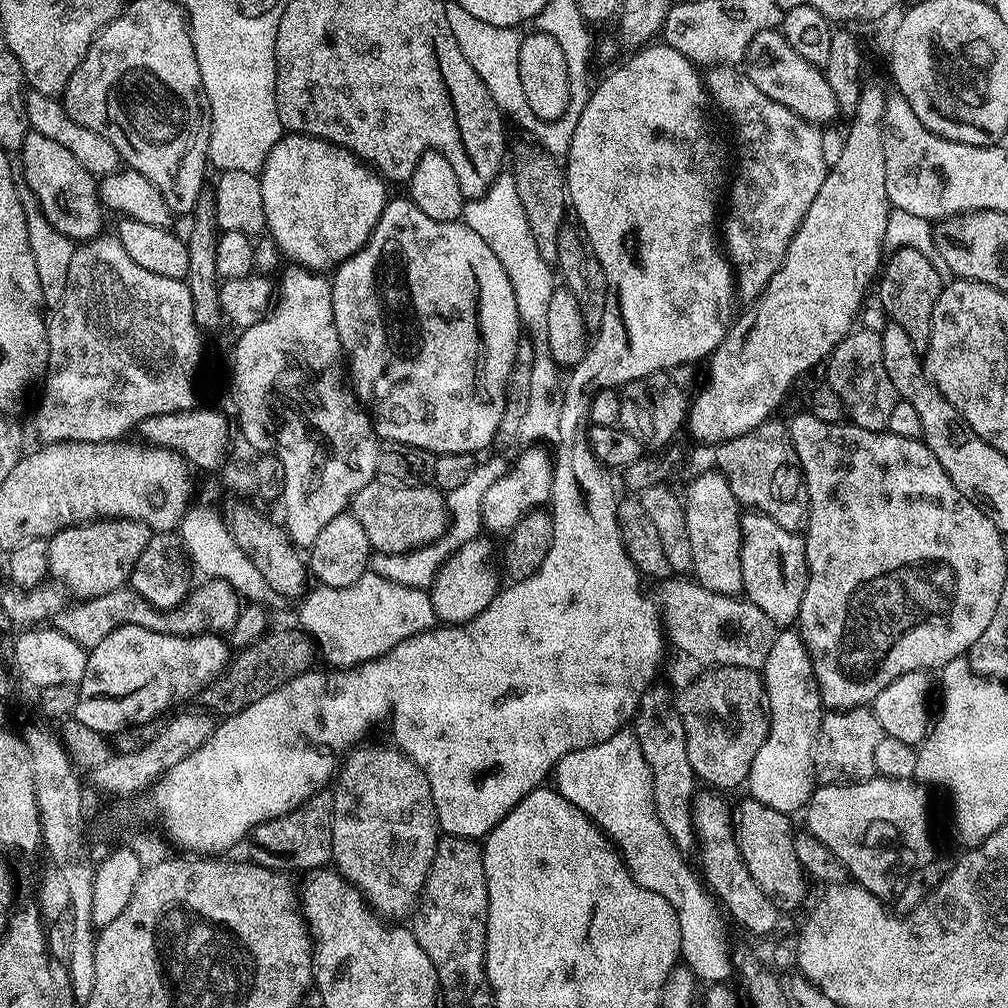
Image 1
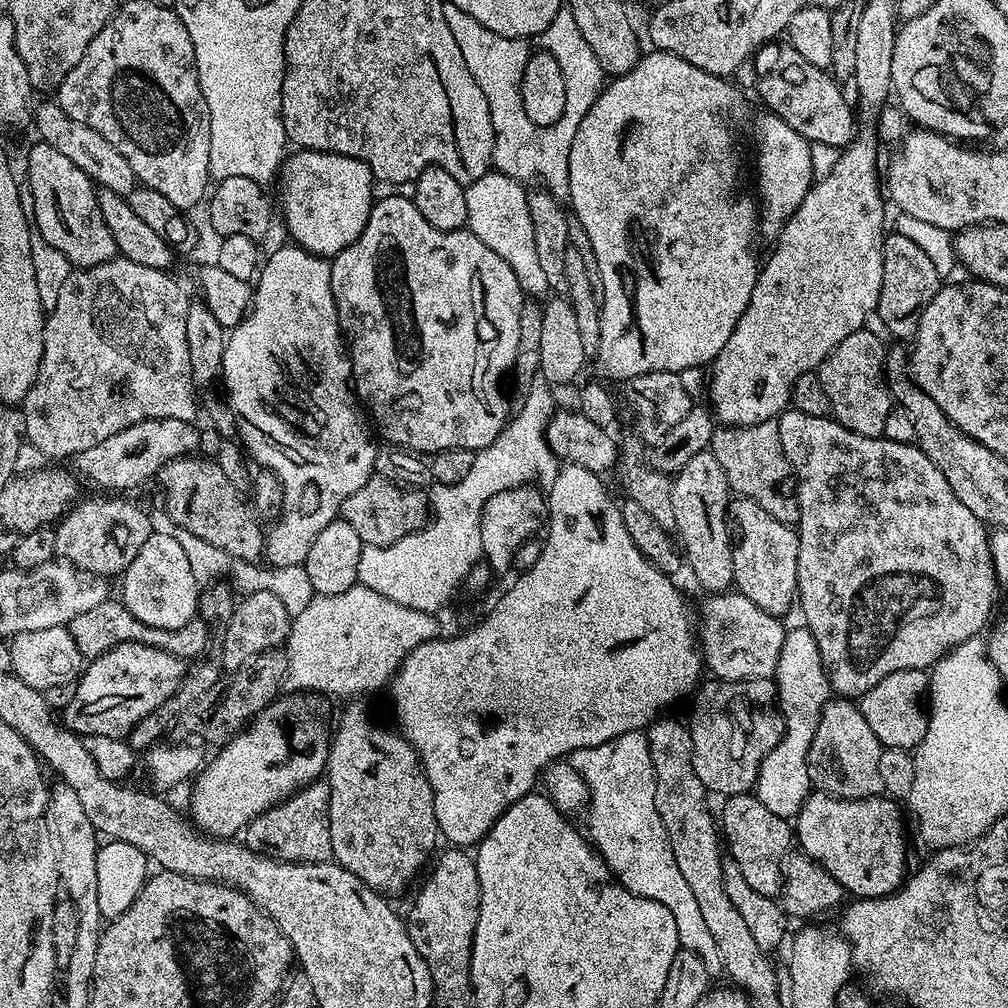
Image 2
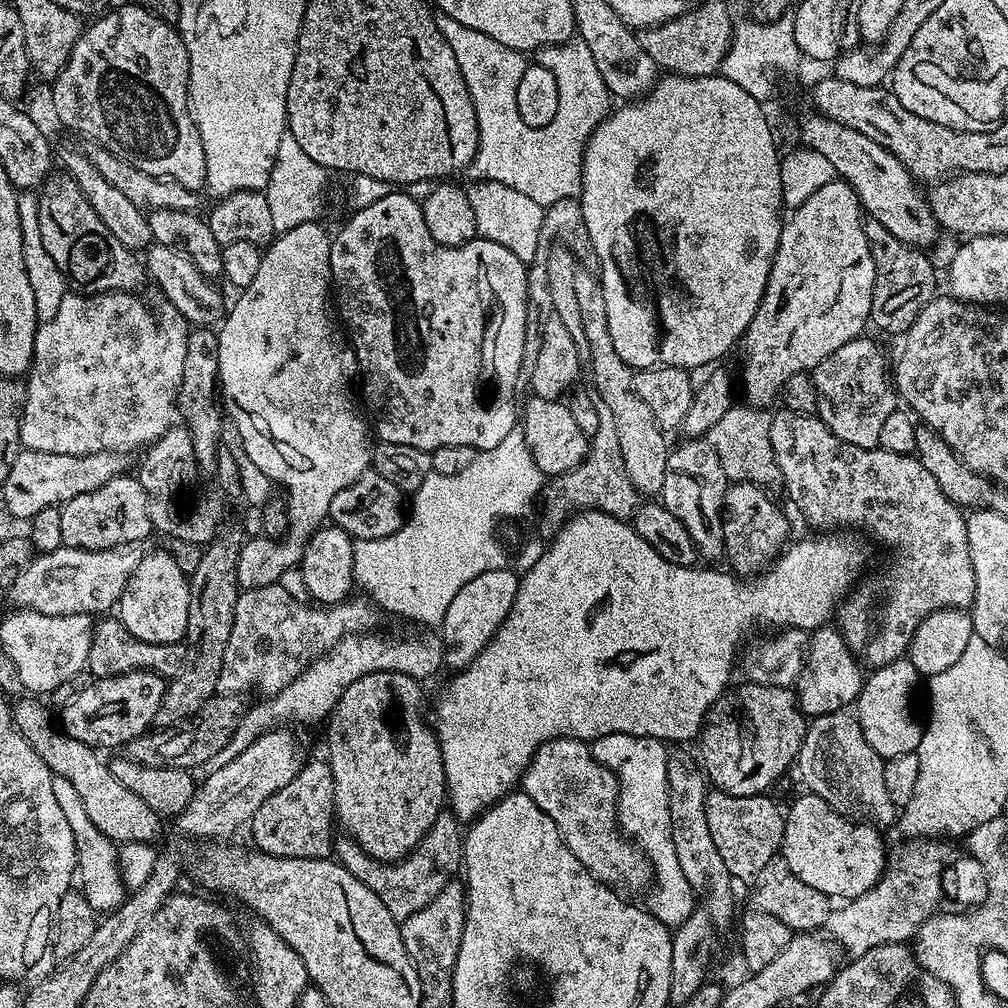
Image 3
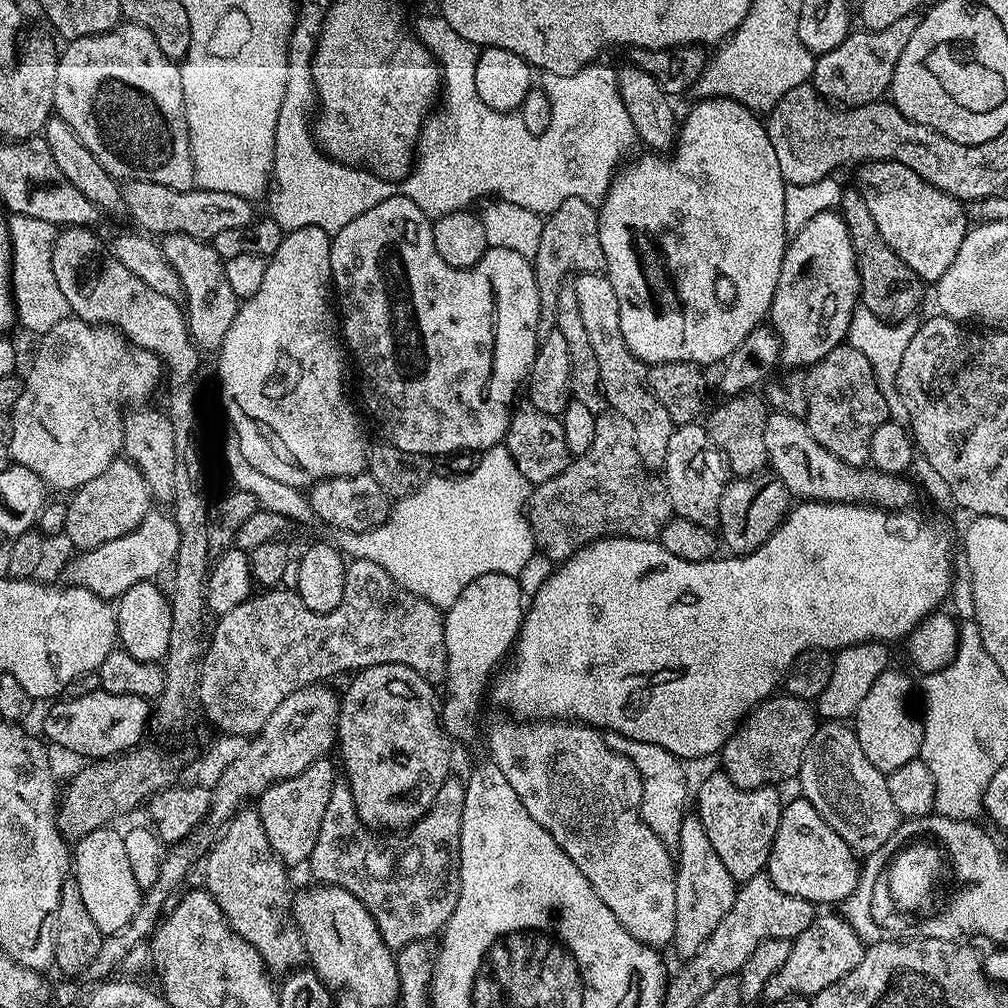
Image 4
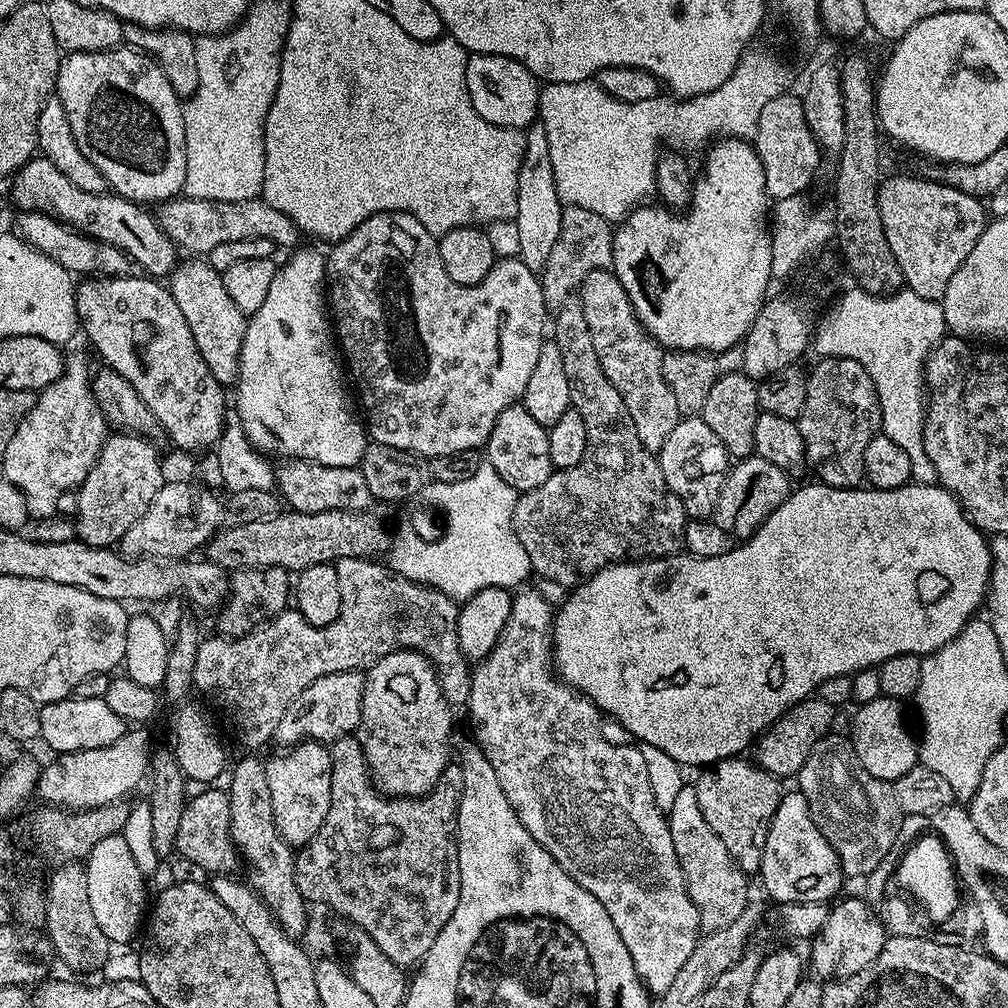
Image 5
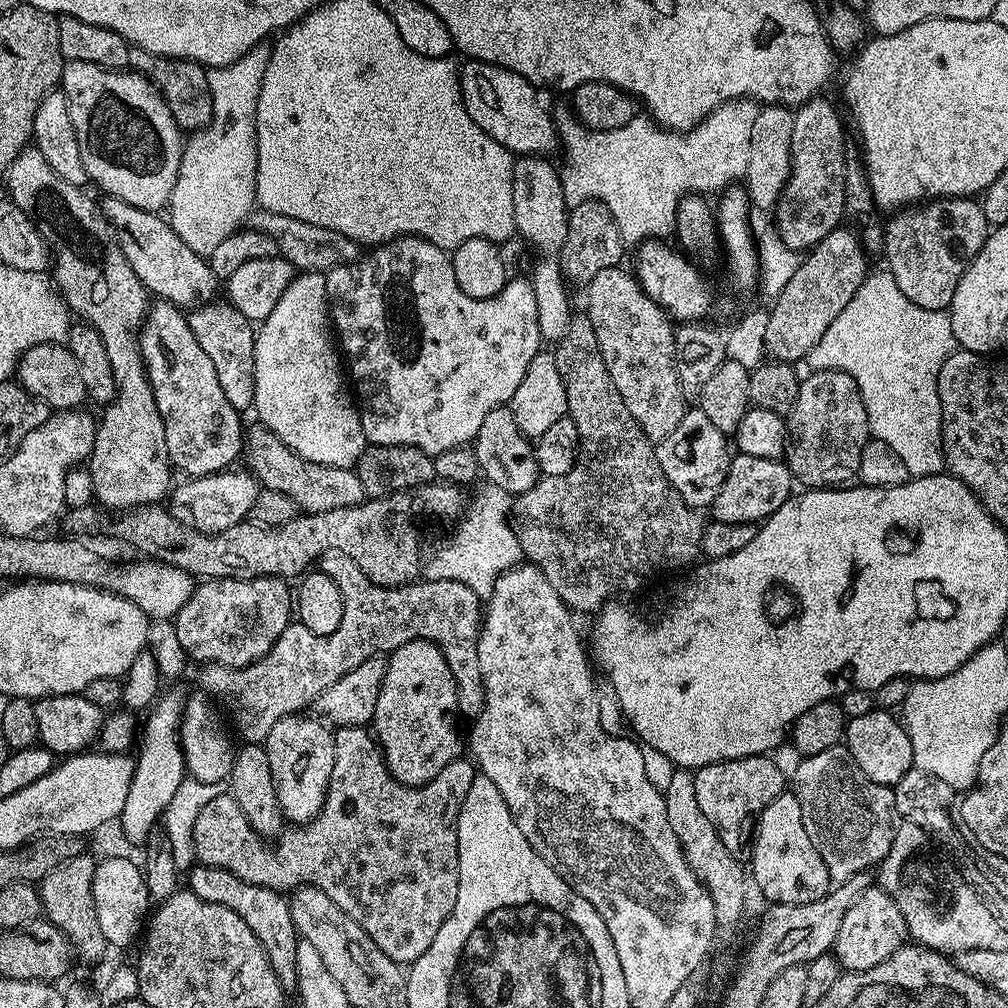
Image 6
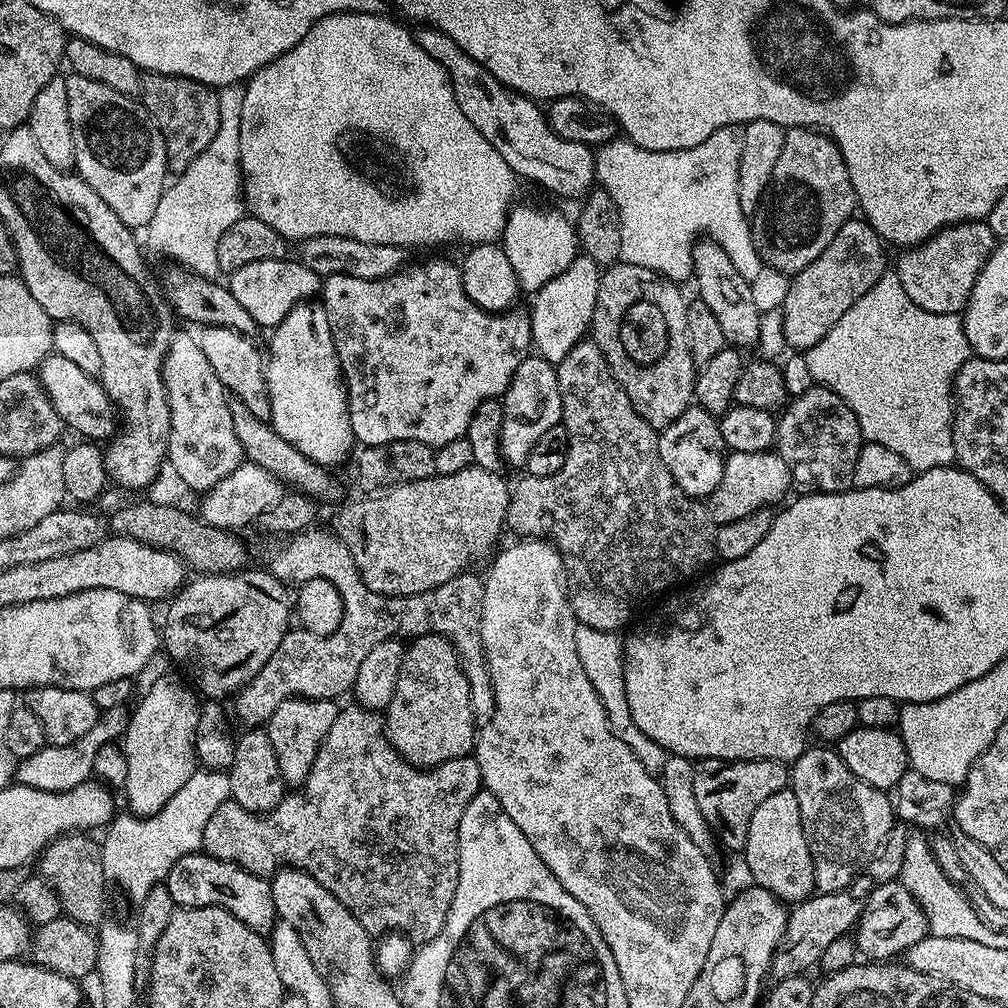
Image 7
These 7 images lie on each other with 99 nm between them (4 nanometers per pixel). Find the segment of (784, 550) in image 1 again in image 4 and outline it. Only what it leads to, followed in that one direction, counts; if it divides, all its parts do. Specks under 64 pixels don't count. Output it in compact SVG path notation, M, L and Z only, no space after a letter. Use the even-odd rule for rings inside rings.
M757 474L733 479L725 488L720 503L718 536L729 553L744 556L758 550L774 534L790 511L790 497L786 486L775 474Z

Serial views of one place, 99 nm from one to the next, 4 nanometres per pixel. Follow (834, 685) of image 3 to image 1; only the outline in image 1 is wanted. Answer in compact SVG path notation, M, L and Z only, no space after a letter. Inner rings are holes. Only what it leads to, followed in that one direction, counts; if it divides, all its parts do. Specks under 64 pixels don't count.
M780 630L773 635L772 645L766 654L762 669L762 681L766 701L766 731L762 746L758 746L758 754L754 754L754 762L748 771L746 788L752 791L749 792L751 799L770 806L770 810L795 814L799 808L801 811L807 805L814 791L812 751L822 715L820 691L812 673L812 663L808 657L808 651L799 631Z

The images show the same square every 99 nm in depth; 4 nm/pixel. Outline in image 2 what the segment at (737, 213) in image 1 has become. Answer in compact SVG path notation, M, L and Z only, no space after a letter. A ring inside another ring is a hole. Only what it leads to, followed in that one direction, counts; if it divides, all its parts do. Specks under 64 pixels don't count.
M767 110L756 120L756 192L758 197L758 228L769 238L802 206L802 198L811 190L814 175L811 166L811 143L781 116Z

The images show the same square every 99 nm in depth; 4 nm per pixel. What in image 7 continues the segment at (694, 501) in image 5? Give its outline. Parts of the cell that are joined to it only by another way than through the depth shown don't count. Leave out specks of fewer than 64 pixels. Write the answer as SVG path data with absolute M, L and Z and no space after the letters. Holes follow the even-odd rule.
M690 406L675 422L663 428L659 437L662 462L670 470L680 489L687 496L711 496L718 482L722 482L722 470L726 459L726 449L717 417L711 416L705 408Z

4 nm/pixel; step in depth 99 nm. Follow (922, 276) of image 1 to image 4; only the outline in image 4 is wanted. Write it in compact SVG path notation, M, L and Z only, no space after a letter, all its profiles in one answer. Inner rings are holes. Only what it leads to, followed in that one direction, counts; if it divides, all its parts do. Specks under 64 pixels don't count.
M848 186L843 189L838 211L840 217L846 222L850 242L856 251L856 269L860 275L859 303L866 310L870 310L870 314L883 320L895 322L909 319L913 315L912 311L924 300L925 281L920 280L918 274L914 274L914 270L910 270L910 266L906 266L906 262L902 262L902 258L898 258L898 254L894 254L894 250L890 250L890 246L886 246L882 234L878 234L878 226L874 226L874 218L870 218L870 210L866 210L866 202L860 197L859 187L849 188Z

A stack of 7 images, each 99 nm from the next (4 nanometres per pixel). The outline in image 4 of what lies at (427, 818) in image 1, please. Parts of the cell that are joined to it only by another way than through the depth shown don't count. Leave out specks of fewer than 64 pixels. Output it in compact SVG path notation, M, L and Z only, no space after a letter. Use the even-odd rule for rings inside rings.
M379 664L378 666L362 668L349 680L352 681L349 682L348 689L342 692L340 696L340 713L336 719L336 738L338 752L340 748L340 754L344 758L345 773L343 772L343 775L346 777L348 788L352 792L354 806L358 810L362 822L373 830L403 830L409 828L411 824L422 819L430 811L432 804L436 800L438 790L442 790L444 781L449 779L450 776L448 767L452 764L452 747L454 747L454 744L448 733L440 725L437 689L430 682L426 682L426 678L422 678L417 672L410 670L410 666L402 666L401 664Z

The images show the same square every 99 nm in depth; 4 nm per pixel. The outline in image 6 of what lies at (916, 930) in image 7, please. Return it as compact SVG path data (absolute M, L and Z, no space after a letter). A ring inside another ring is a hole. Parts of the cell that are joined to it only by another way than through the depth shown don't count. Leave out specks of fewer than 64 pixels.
M873 886L846 910L846 918L842 918L842 926L838 926L834 955L844 972L865 972L878 966L878 962L886 962L886 958L890 958L894 950L903 948L908 939L906 918L902 918L895 898L883 888Z

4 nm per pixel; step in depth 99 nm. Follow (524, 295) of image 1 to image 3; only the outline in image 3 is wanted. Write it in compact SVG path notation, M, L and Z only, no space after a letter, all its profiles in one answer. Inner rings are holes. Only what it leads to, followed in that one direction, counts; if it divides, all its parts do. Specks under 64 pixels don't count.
M476 180L466 188L470 198L470 206L474 209L474 222L477 233L490 242L498 242L498 246L506 246L526 266L532 263L538 251L539 231L544 225L545 205L534 202L534 198L526 198L526 194L502 186L502 182L493 180Z

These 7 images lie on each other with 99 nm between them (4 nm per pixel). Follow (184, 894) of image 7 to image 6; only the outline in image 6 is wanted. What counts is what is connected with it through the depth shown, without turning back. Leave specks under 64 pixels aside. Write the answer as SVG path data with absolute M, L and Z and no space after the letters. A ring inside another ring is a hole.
M196 866L187 873L187 876L187 891L206 902L214 902L234 910L234 914L238 914L238 918L242 918L242 922L246 922L246 926L250 926L250 930L254 930L262 950L268 956L274 974L280 979L281 988L295 989L298 933L292 917L291 903L281 893L270 890L266 886L254 886L250 882L242 882L242 878L221 868Z

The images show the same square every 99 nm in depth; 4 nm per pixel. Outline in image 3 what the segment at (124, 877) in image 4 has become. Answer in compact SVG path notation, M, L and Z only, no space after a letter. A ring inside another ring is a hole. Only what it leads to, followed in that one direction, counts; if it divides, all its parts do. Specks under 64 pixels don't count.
M52 775L53 795L57 799L58 806L61 807L62 814L66 817L66 822L70 825L71 833L74 834L76 862L78 880L82 882L81 889L87 901L93 909L99 913L107 913L115 910L123 903L126 895L124 883L121 880L119 853L117 845L87 817L86 808L82 803L82 798L62 775Z

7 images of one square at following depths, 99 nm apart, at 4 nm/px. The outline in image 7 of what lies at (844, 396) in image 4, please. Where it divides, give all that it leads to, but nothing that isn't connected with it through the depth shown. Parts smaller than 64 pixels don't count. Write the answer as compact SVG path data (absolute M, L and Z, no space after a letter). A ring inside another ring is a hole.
M813 386L801 396L793 396L786 407L779 413L776 426L776 442L774 451L780 455L782 462L792 475L792 483L801 493L813 492L843 492L852 484L854 462L858 462L858 454L866 441L862 430L858 426L858 418L850 406L834 390Z

